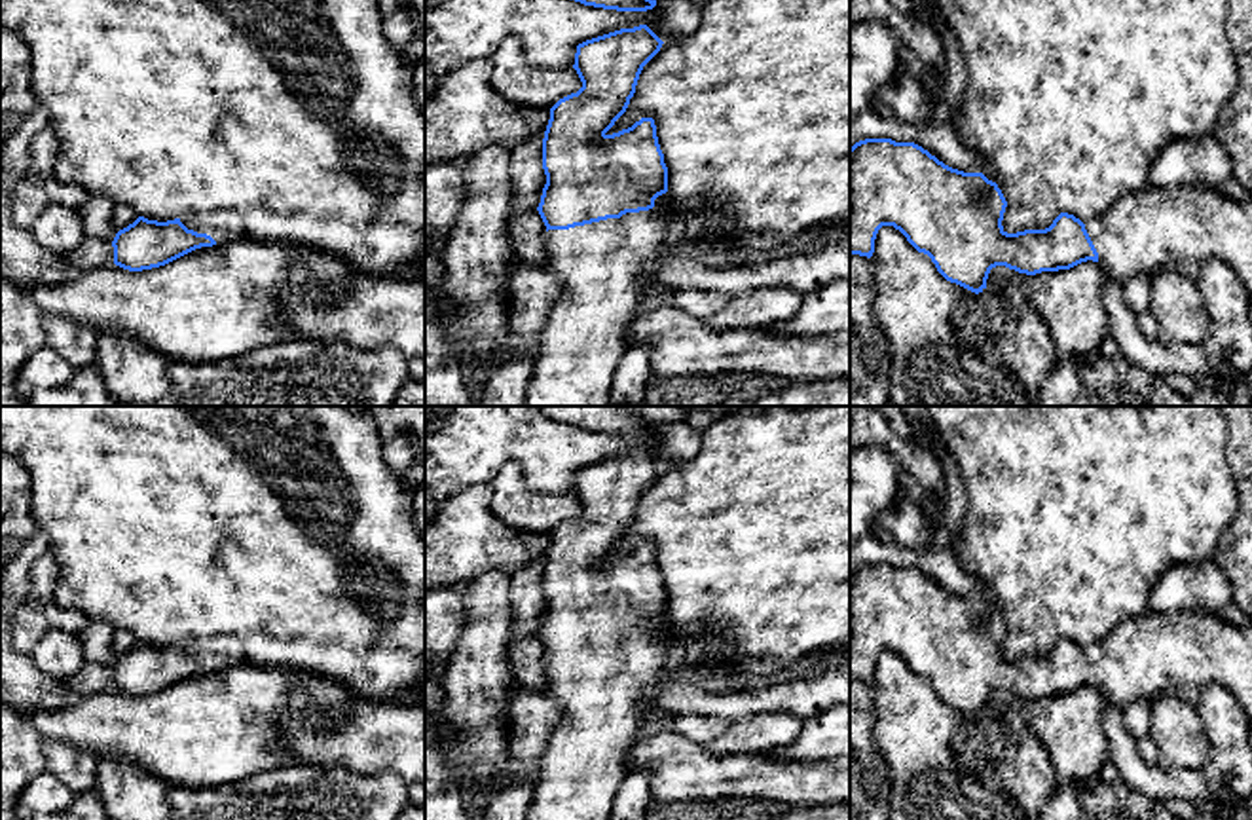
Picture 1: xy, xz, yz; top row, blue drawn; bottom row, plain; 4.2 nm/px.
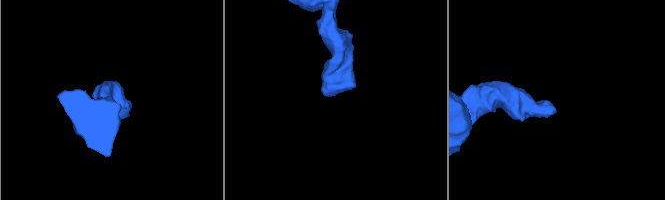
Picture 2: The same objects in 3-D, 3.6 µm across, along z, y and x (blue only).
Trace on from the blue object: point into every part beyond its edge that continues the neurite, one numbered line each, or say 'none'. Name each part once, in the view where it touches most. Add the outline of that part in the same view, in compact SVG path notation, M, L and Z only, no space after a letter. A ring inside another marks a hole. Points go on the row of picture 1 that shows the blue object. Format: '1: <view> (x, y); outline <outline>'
1: xz (604, 268); outline M662 211L626 213L569 230L544 232L546 256L541 260L560 279L562 290L533 349L533 376L524 406L609 406L617 366L628 347L626 330L645 309L651 275L668 251L670 220Z

